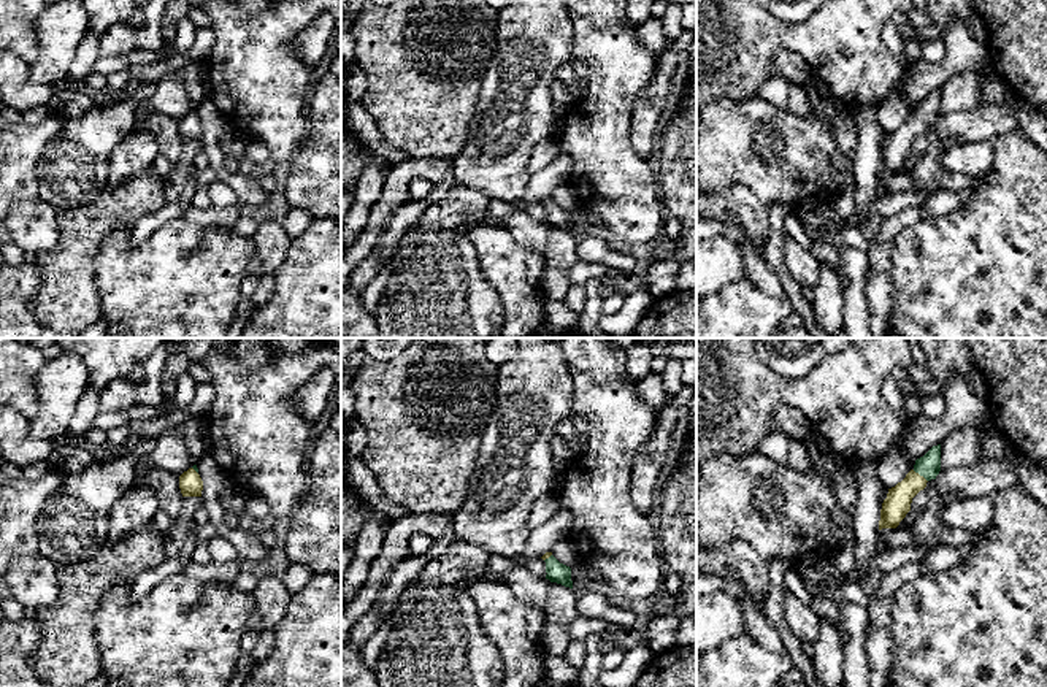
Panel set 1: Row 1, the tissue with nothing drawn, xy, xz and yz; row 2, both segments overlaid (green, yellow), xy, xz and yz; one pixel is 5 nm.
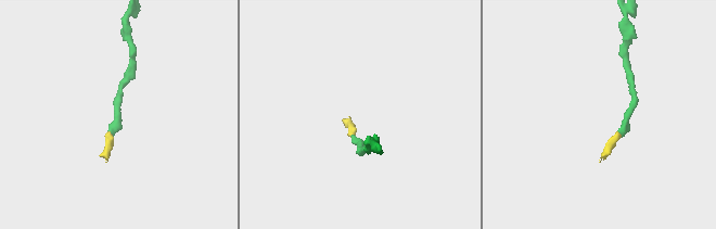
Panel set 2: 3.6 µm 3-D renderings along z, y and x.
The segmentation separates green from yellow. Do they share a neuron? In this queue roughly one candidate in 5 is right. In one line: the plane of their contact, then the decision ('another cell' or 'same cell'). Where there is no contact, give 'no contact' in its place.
meets green in yz; same cell

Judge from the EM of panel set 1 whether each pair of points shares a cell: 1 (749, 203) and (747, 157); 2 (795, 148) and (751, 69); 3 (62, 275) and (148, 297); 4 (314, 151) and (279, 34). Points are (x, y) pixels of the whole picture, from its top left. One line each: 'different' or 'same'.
1: different
2: different
3: different
4: different

